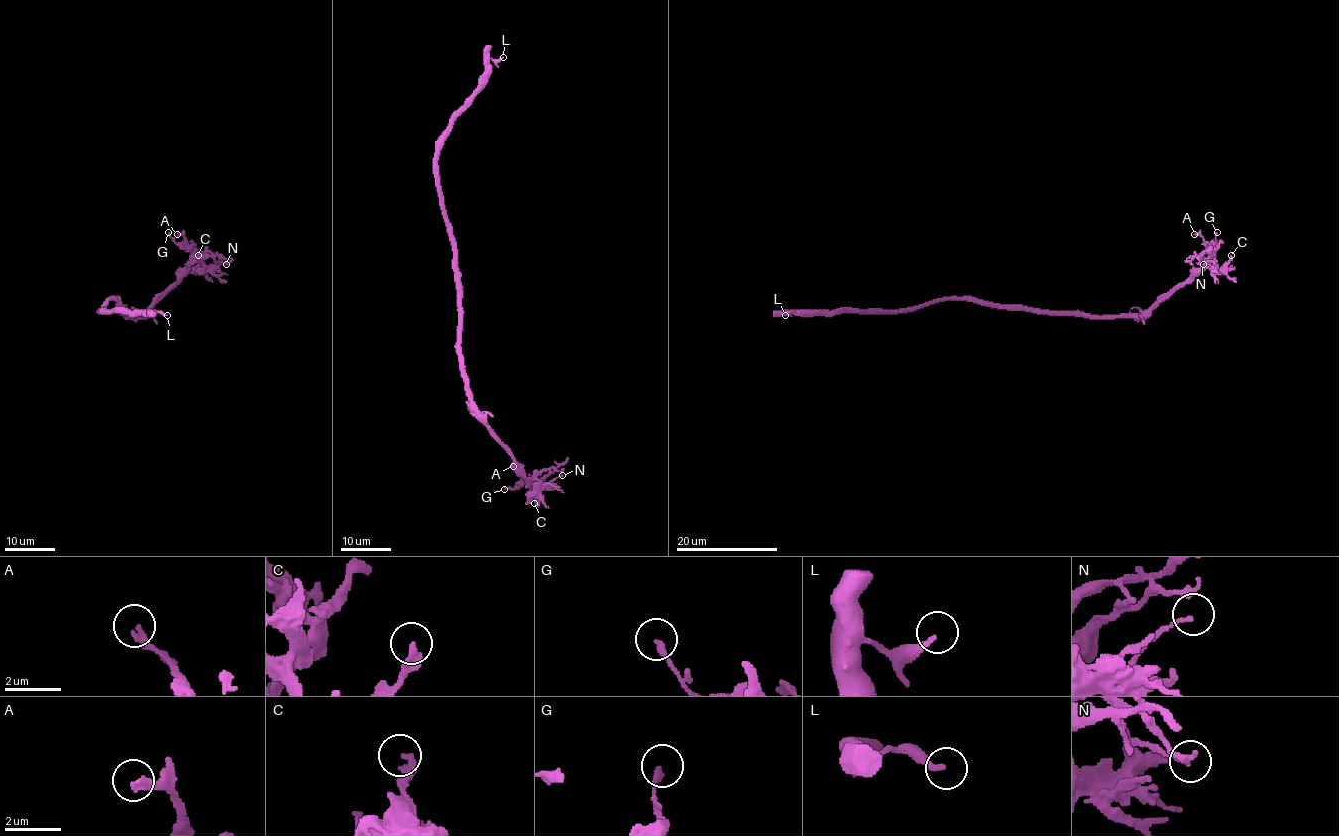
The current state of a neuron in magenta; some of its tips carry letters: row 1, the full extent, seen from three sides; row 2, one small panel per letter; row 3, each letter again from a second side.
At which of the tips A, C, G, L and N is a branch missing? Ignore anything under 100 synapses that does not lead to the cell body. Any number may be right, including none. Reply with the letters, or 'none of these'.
none of these

